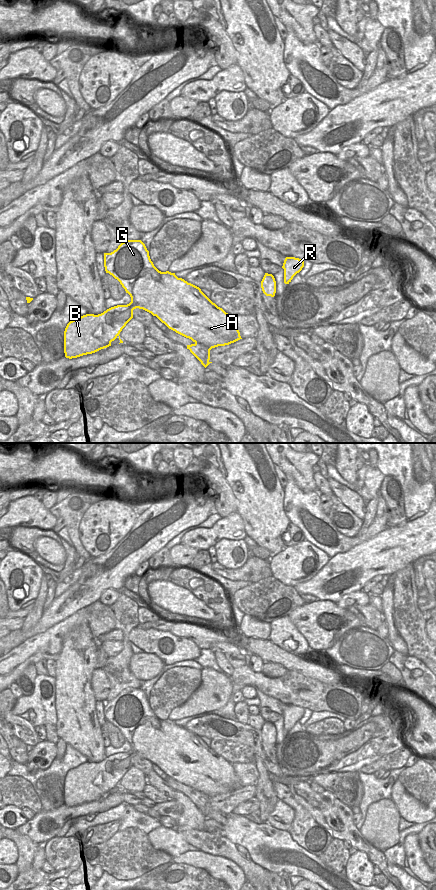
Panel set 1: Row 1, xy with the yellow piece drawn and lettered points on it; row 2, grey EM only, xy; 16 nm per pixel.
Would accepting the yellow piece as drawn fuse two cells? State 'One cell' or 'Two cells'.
One cell.

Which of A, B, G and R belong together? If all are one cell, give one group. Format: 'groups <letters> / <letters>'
groups A B G R

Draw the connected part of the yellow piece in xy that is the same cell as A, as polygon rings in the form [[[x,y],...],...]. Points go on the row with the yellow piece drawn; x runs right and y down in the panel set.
[[[126,240],[122,242],[116,250],[111,253],[104,253],[104,267],[106,273],[117,279],[122,287],[131,297],[131,302],[127,305],[117,305],[111,307],[101,314],[86,314],[70,321],[64,331],[64,353],[65,357],[72,359],[83,355],[95,353],[101,349],[111,346],[111,342],[117,337],[120,343],[120,332],[126,324],[133,318],[133,310],[143,309],[153,316],[156,316],[169,329],[191,339],[194,343],[187,345],[187,349],[201,362],[206,368],[210,363],[210,350],[218,346],[225,346],[234,343],[241,338],[240,332],[234,323],[232,316],[222,308],[213,303],[199,287],[188,283],[182,278],[178,278],[175,273],[169,271],[161,272],[150,259],[149,251],[141,240]]]

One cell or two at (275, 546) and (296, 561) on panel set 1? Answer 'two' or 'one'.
two

